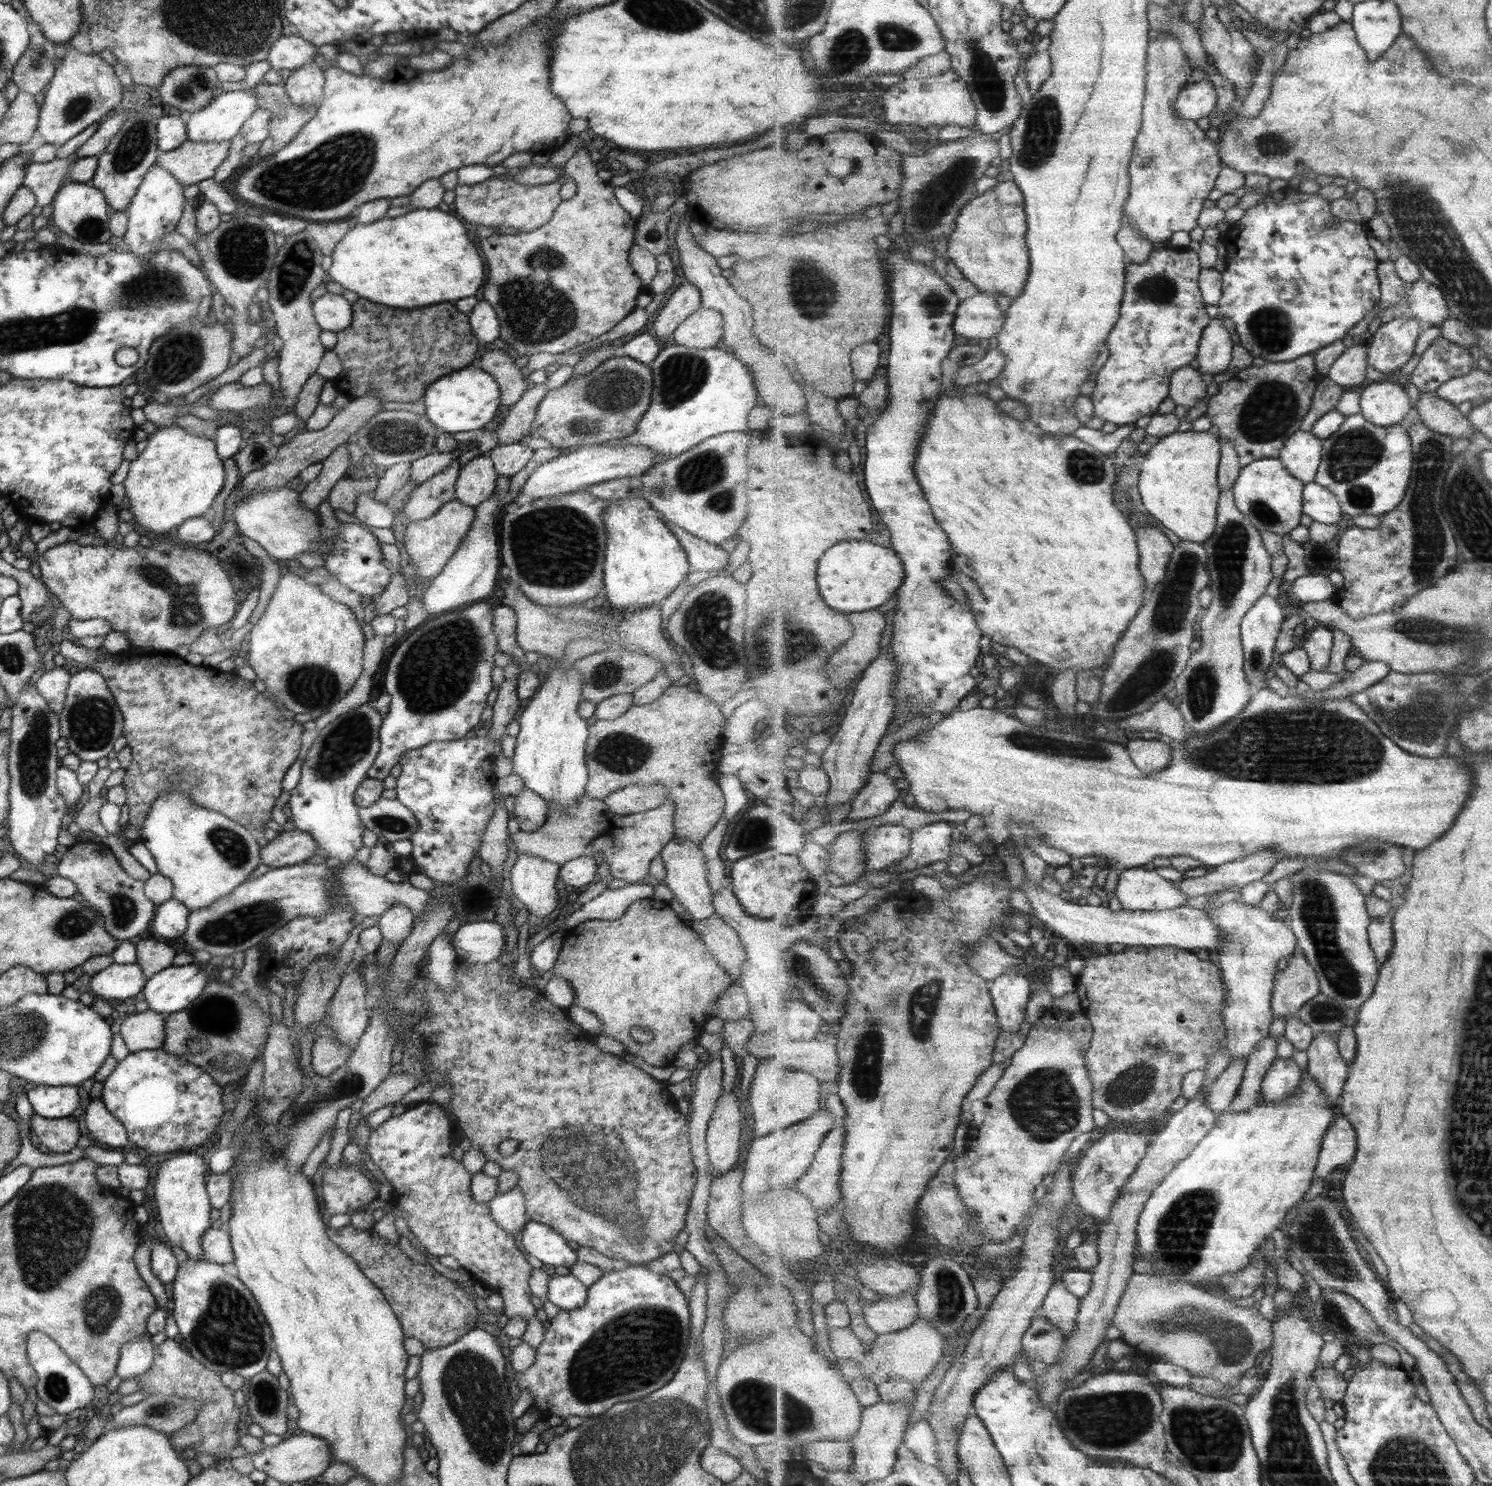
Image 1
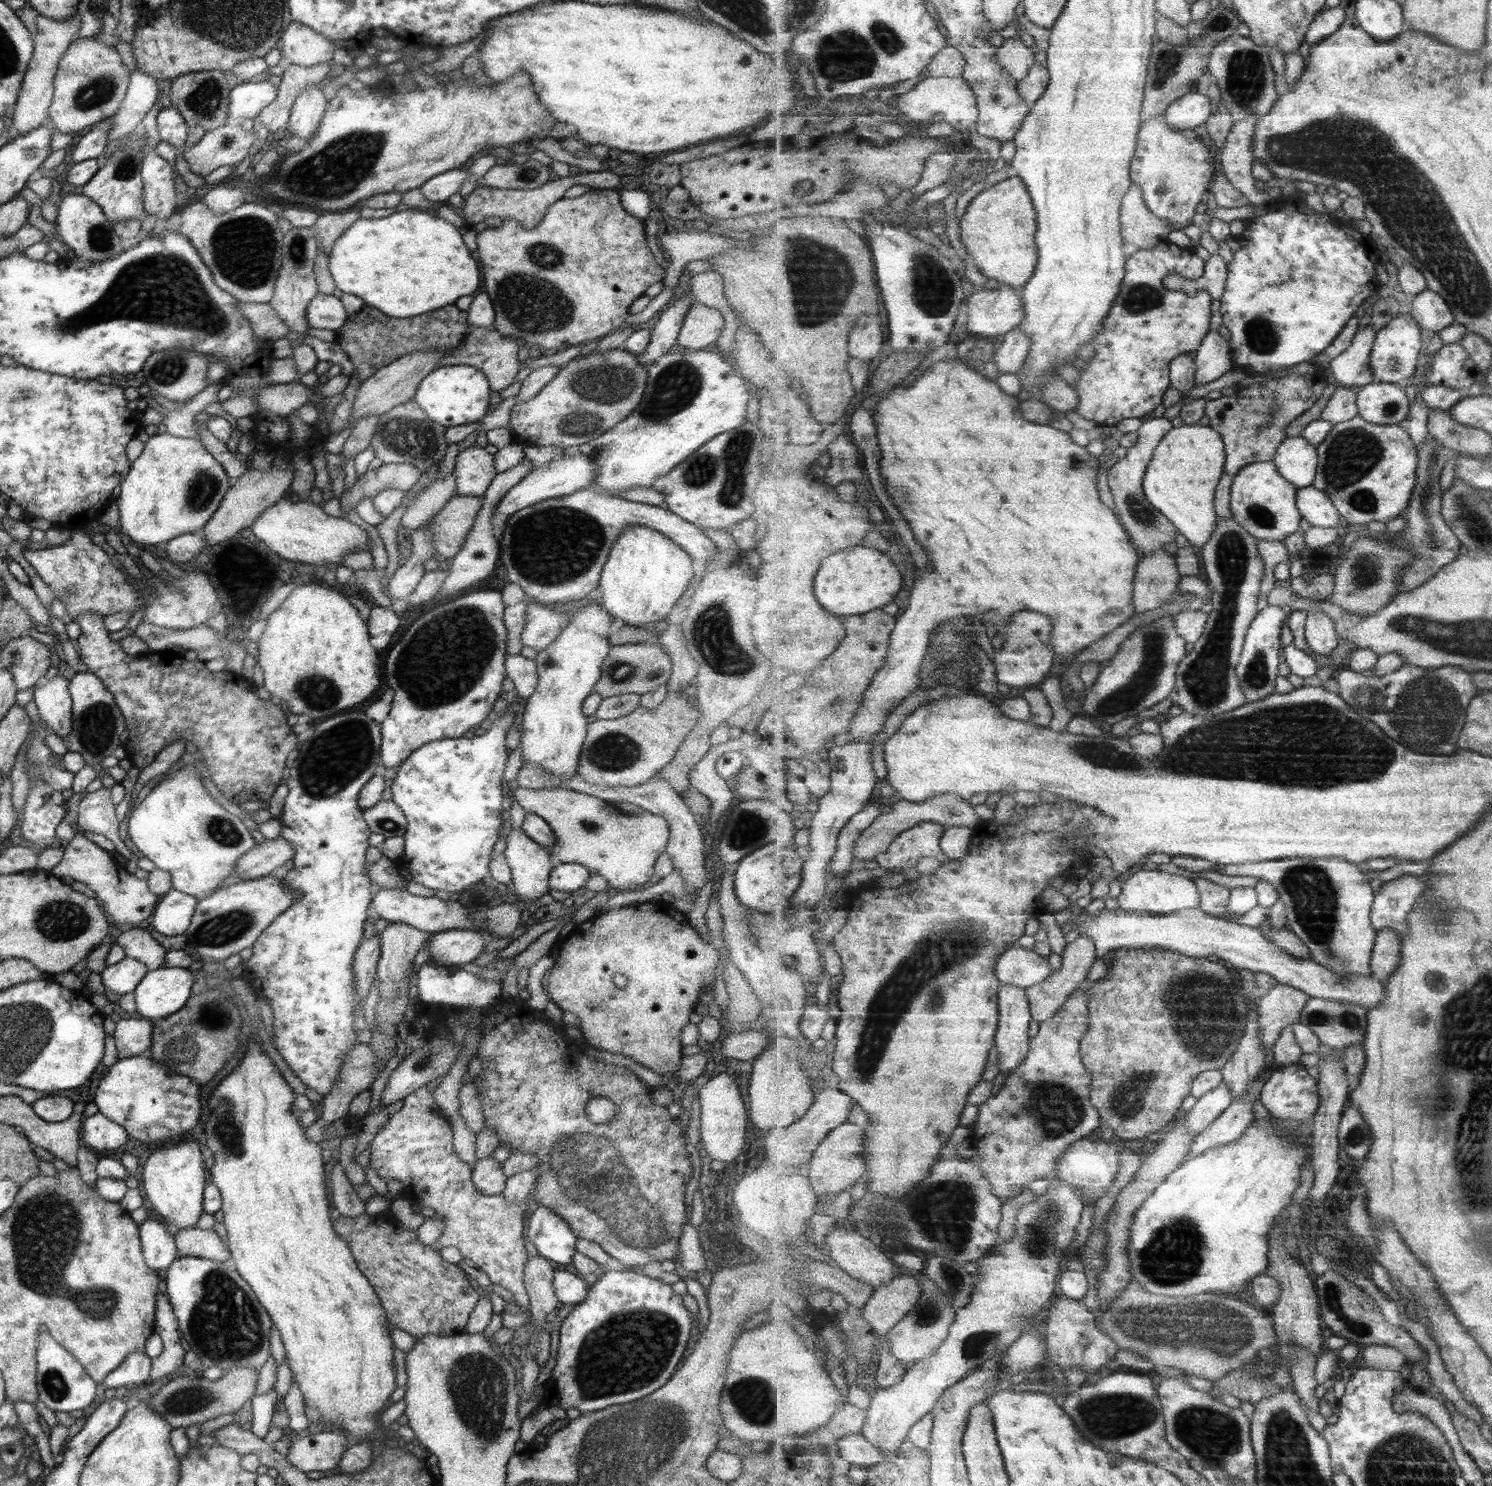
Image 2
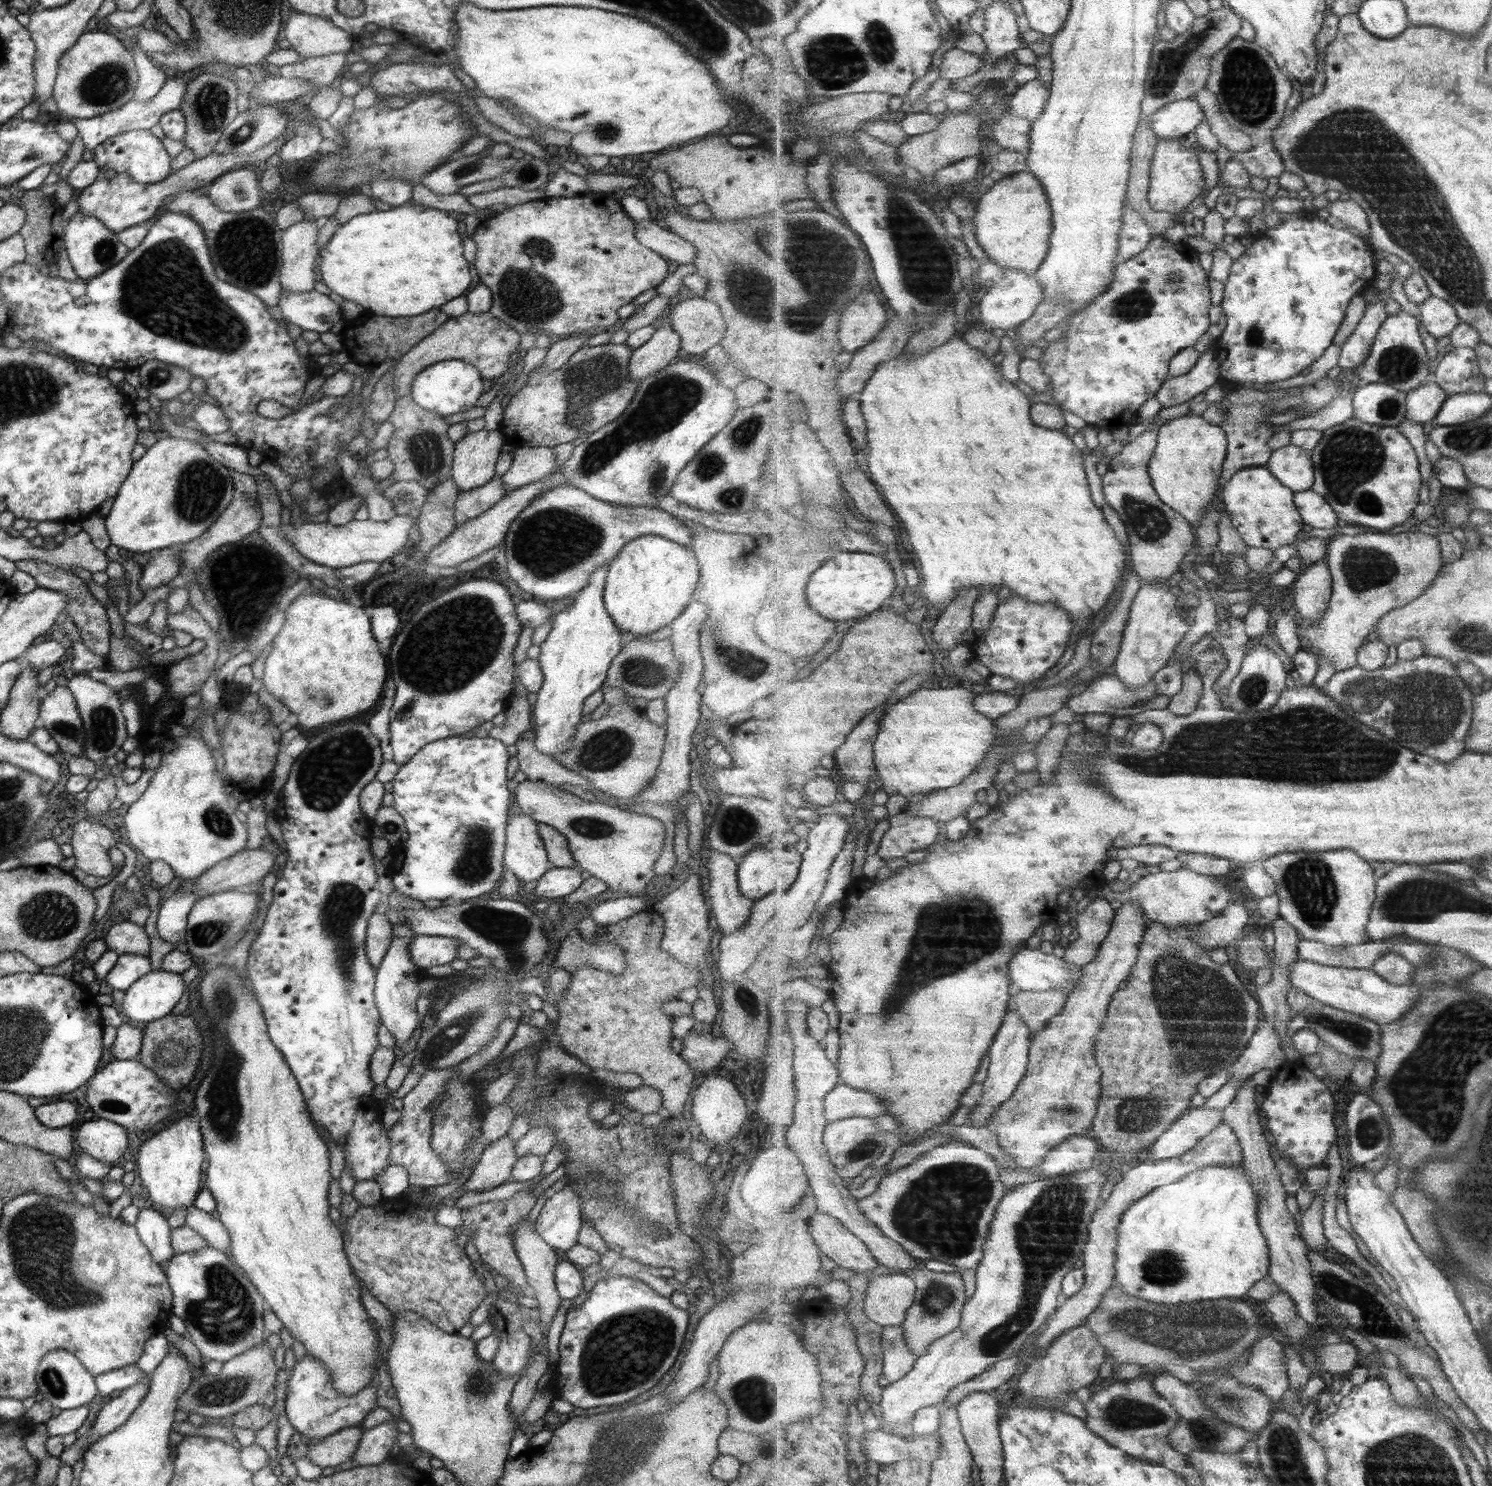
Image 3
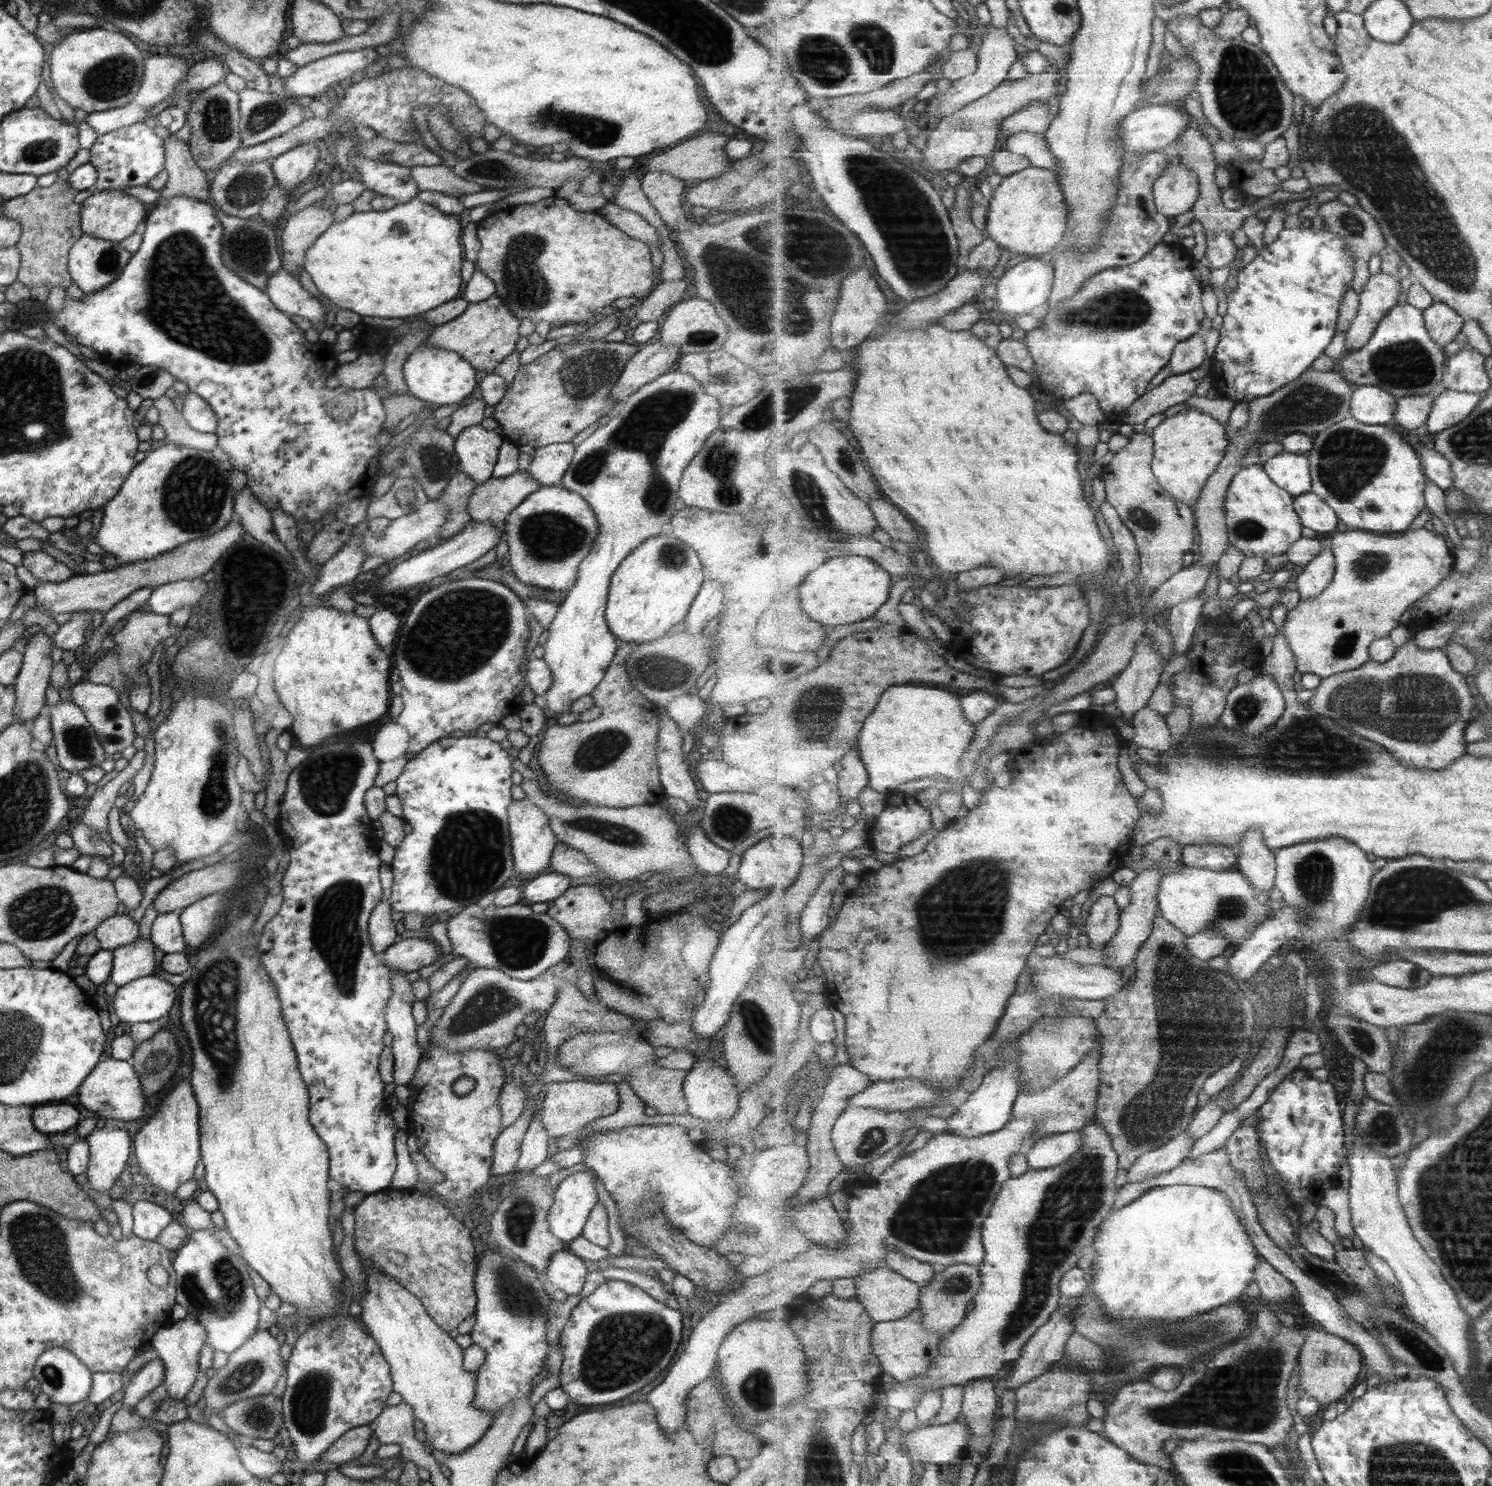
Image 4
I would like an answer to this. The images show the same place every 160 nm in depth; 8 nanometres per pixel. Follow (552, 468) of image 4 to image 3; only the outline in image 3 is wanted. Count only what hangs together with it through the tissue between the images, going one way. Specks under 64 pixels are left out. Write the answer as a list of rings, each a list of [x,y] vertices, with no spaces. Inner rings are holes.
[[[524,445],[509,451],[512,452],[511,466],[500,476],[500,482],[508,492],[548,478],[558,470],[552,447]]]

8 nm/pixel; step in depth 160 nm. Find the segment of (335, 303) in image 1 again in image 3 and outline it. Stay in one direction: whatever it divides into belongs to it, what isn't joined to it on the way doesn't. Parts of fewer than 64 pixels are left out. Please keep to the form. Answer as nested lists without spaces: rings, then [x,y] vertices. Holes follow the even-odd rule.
[[[313,290],[300,293],[280,291],[276,306],[286,322],[319,334],[342,320],[340,307],[327,295]]]

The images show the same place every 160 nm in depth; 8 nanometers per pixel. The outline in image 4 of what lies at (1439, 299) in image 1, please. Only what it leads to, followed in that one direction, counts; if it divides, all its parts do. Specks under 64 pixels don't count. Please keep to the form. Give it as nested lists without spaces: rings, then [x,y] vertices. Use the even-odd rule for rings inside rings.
[[[1435,300],[1429,308],[1426,308],[1424,316],[1426,317],[1426,327],[1431,338],[1440,347],[1451,344],[1464,327],[1465,318],[1456,309],[1451,308],[1451,305],[1440,300]]]

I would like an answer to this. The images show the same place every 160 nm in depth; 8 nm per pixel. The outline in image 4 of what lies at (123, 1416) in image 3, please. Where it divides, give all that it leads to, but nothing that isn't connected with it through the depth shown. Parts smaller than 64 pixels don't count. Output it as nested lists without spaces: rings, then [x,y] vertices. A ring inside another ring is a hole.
[[[159,1358],[151,1360],[142,1366],[133,1378],[124,1386],[122,1407],[133,1407],[145,1394],[149,1394],[153,1388],[157,1388],[163,1381],[164,1366]]]

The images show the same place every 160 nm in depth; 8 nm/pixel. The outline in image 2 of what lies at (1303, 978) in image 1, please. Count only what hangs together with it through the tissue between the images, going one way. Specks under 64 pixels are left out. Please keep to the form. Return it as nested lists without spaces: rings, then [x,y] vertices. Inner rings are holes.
[[[1278,983],[1266,996],[1257,1000],[1265,1051],[1273,1051],[1284,1028],[1300,1022],[1302,1010],[1310,998],[1310,993],[1303,992],[1303,989]]]

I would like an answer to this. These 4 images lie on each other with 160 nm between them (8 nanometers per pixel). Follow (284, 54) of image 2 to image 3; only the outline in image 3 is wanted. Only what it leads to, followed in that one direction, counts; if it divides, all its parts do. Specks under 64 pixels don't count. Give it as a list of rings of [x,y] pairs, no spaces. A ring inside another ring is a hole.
[[[292,12],[284,29],[285,40],[302,58],[313,60],[316,56],[349,51],[355,36],[335,27],[329,20]]]

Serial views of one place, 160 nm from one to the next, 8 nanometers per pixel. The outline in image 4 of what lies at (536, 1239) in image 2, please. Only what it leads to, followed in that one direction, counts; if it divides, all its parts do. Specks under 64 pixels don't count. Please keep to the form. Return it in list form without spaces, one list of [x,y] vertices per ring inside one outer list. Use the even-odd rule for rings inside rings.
[[[591,1170],[565,1175],[556,1186],[553,1202],[547,1209],[551,1234],[566,1244],[577,1238],[596,1204],[597,1192]]]

